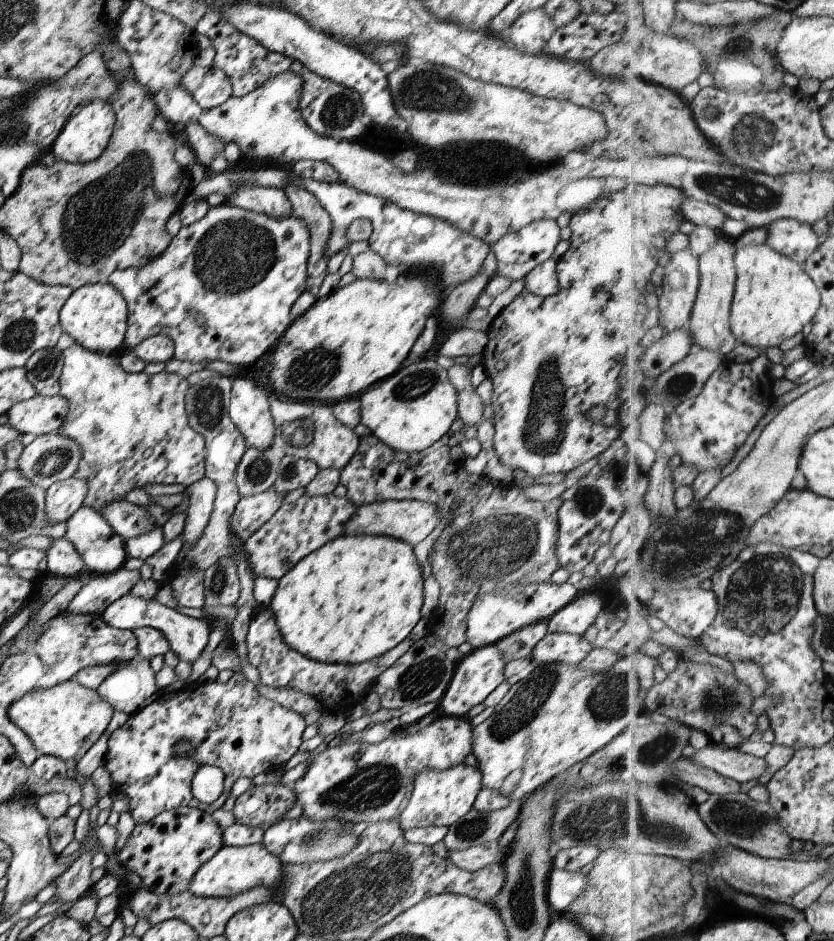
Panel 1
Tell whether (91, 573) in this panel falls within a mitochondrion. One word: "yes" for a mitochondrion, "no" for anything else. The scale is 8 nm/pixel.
no

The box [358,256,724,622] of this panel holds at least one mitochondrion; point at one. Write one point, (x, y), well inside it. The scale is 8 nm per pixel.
(477, 551)

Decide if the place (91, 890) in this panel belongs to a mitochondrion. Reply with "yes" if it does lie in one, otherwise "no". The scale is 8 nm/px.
no

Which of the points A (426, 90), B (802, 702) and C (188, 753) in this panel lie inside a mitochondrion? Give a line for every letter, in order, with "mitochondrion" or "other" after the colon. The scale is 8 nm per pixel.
A: mitochondrion
B: other
C: other

